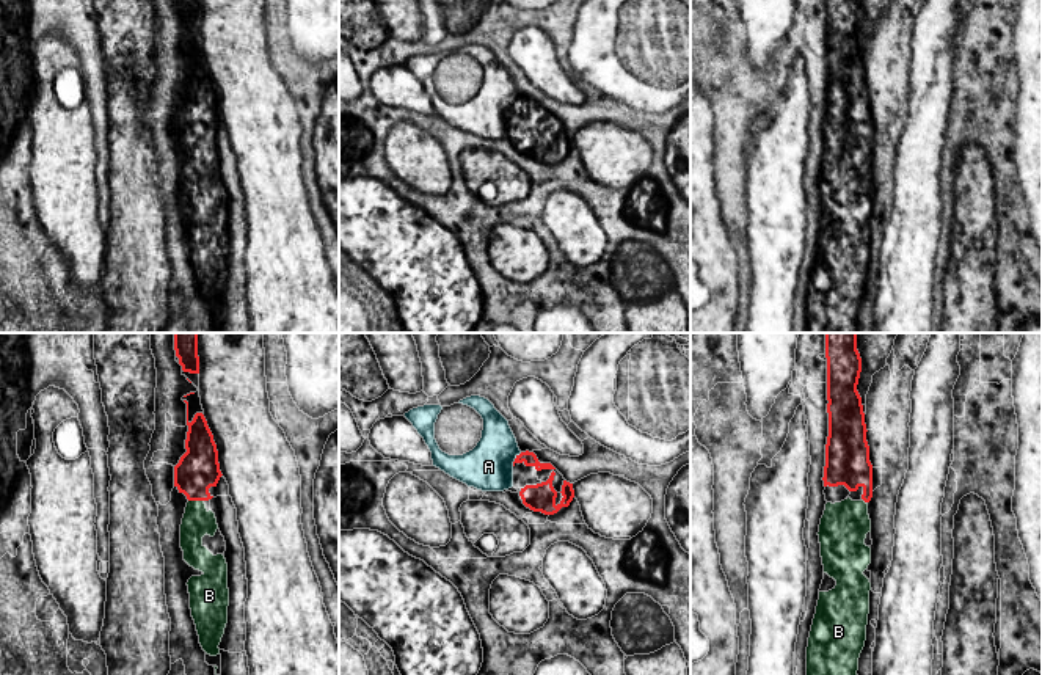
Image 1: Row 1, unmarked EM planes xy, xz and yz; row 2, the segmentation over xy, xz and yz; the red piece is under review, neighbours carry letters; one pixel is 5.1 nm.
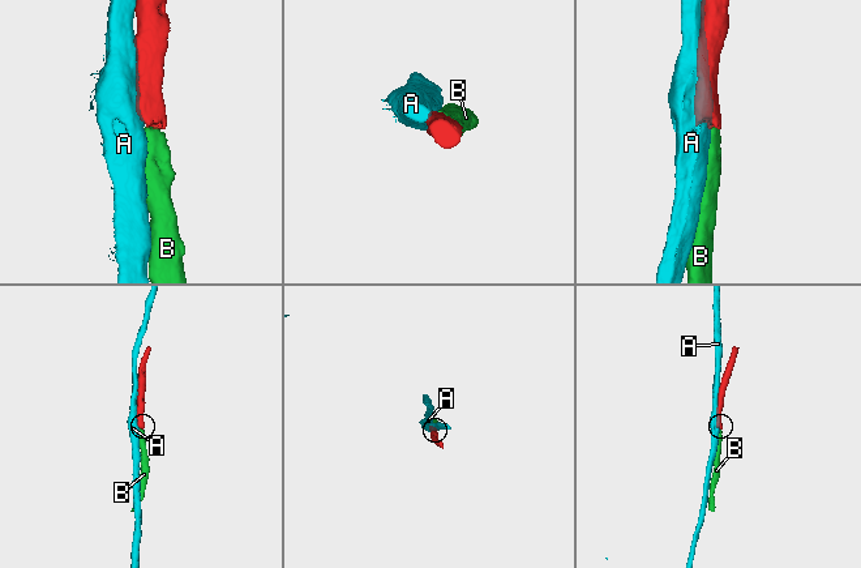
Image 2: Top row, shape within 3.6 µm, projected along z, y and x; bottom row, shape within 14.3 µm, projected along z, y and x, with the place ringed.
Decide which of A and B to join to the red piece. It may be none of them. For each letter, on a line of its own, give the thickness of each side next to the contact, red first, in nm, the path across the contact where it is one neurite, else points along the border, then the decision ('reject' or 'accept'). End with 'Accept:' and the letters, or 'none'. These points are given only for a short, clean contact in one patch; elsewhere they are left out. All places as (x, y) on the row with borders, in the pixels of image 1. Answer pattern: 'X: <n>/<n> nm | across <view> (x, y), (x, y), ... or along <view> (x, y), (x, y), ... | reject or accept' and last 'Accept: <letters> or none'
A: 70/240 nm | reject
B: 220/150 nm | across xy (198, 470), (196, 499), (196, 521) | accept
Accept: B

